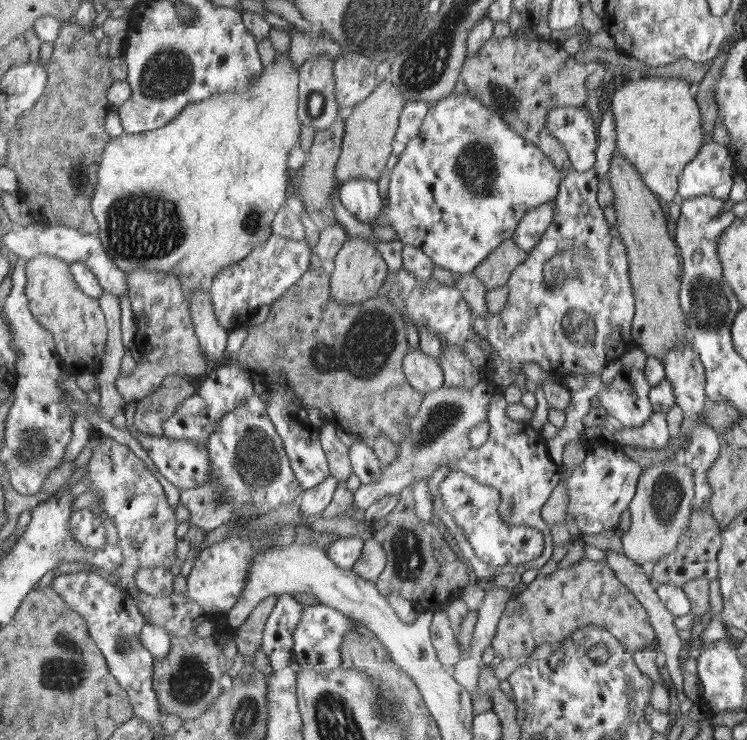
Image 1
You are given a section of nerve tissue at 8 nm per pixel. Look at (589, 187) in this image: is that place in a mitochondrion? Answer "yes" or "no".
no

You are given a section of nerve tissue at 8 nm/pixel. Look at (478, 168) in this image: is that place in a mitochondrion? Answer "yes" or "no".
yes

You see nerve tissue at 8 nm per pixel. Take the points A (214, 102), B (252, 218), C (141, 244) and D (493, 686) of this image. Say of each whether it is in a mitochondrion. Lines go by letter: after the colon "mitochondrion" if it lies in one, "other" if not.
A: other
B: mitochondrion
C: mitochondrion
D: other

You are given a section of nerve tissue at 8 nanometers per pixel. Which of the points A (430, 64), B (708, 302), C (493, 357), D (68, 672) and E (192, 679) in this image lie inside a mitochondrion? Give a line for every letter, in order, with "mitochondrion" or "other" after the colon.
A: mitochondrion
B: mitochondrion
C: other
D: mitochondrion
E: mitochondrion

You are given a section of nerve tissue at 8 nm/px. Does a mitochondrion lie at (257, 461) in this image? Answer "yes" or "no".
yes

